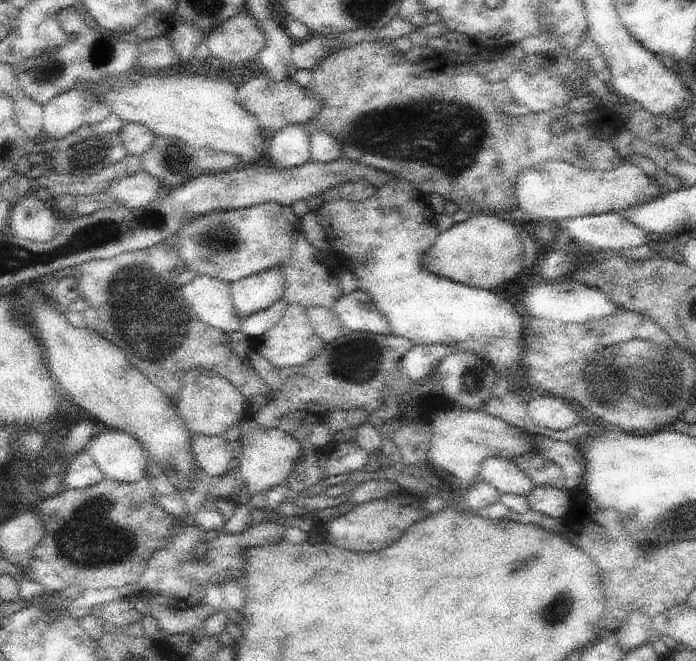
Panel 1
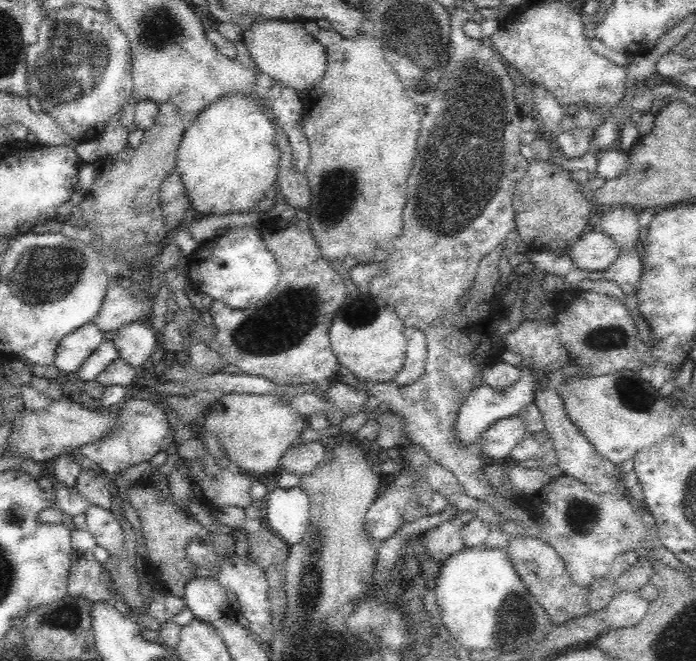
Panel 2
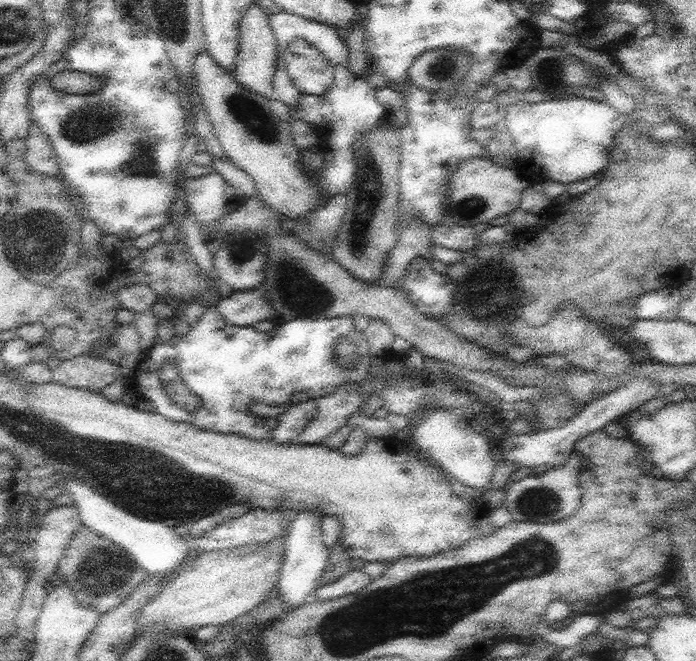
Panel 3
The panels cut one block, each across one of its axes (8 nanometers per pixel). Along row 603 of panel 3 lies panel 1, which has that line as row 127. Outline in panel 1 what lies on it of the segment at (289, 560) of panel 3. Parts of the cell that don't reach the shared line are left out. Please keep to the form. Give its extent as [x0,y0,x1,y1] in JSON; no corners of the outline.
[266,125,311,167]

